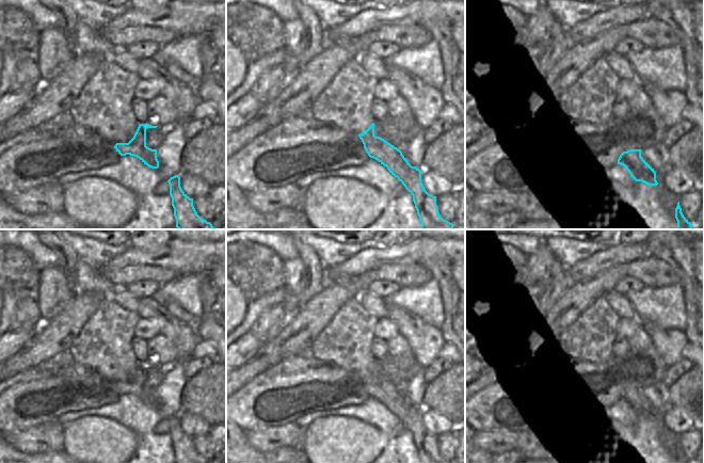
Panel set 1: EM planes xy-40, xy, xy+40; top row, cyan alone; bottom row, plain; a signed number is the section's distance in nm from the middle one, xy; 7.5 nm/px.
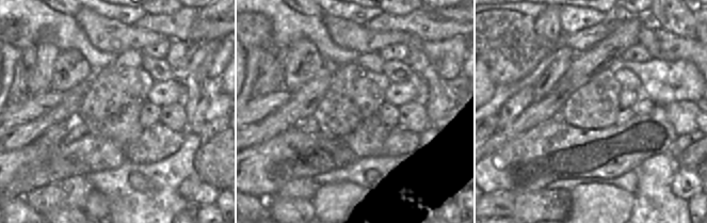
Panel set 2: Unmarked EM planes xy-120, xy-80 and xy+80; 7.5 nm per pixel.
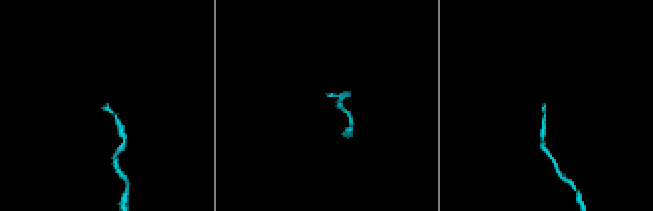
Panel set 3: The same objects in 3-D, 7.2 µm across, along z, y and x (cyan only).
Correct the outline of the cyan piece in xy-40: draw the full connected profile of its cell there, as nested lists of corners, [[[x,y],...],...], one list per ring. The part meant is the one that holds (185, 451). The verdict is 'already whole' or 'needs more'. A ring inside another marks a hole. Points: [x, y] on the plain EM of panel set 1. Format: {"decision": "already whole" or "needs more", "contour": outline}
{"decision": "already whole", "contour": [[[178,414],[171,416],[167,421],[176,463],[211,463],[197,453],[193,445],[193,437],[190,437],[180,426]]]}

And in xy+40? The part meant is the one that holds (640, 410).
{"decision": "already whole", "contour": [[[641,388],[623,390],[618,398],[618,403],[625,405],[636,420],[642,420],[649,425],[658,424],[656,419],[656,411],[641,396]]]}

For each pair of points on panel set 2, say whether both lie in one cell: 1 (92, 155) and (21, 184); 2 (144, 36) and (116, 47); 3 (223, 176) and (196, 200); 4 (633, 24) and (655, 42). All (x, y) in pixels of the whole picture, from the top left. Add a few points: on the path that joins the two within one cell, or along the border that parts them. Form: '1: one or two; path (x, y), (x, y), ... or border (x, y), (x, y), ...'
1: one; path (75, 159), (67, 160), (55, 170), (38, 176)
2: one; path (138, 37), (126, 37), (123, 41)
3: two; border (201, 181), (213, 186), (219, 191)
4: two; border (646, 22), (638, 34), (637, 43)

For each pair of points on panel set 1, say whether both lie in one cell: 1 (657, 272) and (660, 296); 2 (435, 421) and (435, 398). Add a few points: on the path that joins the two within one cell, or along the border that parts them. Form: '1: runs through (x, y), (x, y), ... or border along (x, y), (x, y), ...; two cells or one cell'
1: border along (678, 283), (662, 287), (643, 286); two cells
2: border along (426, 409), (436, 411), (453, 425); two cells

